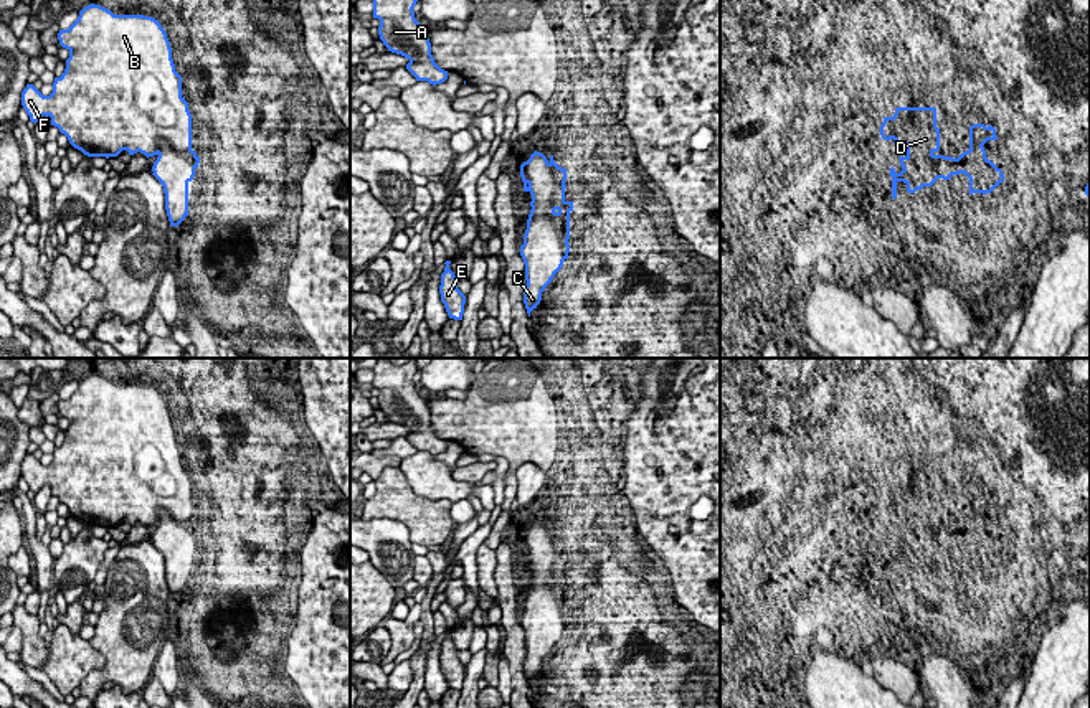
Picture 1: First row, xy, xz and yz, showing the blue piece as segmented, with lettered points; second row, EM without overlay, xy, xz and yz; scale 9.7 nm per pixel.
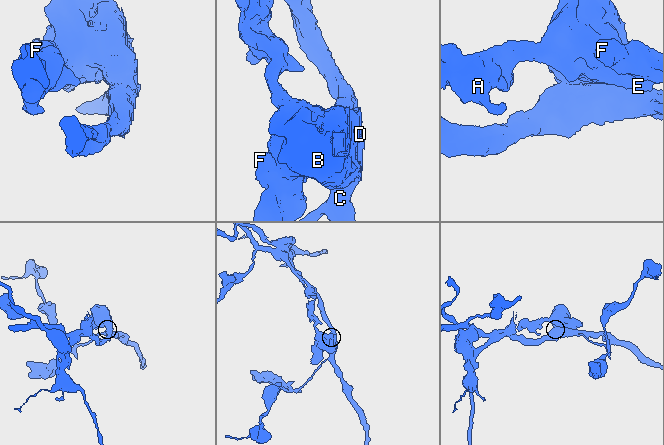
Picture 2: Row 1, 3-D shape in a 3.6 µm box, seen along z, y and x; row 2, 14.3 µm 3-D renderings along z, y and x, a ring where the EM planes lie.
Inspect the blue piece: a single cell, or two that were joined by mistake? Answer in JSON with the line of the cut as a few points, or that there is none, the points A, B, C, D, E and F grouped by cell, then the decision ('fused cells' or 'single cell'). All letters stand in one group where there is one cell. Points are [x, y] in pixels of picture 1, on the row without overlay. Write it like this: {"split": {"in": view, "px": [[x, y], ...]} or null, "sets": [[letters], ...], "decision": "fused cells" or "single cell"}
{"split": {"in": "xy", "px": [[157, 512], [165, 510], [185, 528], [195, 528], [197, 535]]}, "sets": [["A", "B", "D", "E", "F"], ["C"]], "decision": "fused cells"}

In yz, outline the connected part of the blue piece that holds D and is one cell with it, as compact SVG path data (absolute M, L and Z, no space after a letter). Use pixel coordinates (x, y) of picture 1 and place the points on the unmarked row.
M897 477L892 487L884 487L880 505L884 510L893 508L893 513L907 517L907 525L898 526L902 538L908 535L943 536L945 540L940 541L943 550L950 550L955 541L961 543L964 530L988 530L983 515L988 510L998 510L996 498L991 493L988 497L973 493L966 522L958 528L938 525L940 498L936 497L935 477Z

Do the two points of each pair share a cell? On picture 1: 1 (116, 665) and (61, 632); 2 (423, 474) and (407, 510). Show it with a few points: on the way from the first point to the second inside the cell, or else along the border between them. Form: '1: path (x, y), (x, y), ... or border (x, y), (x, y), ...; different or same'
1: border (90, 641), (104, 657), (104, 664), (78, 685); different
2: border (398, 467), (418, 495), (450, 499), (453, 502); different

